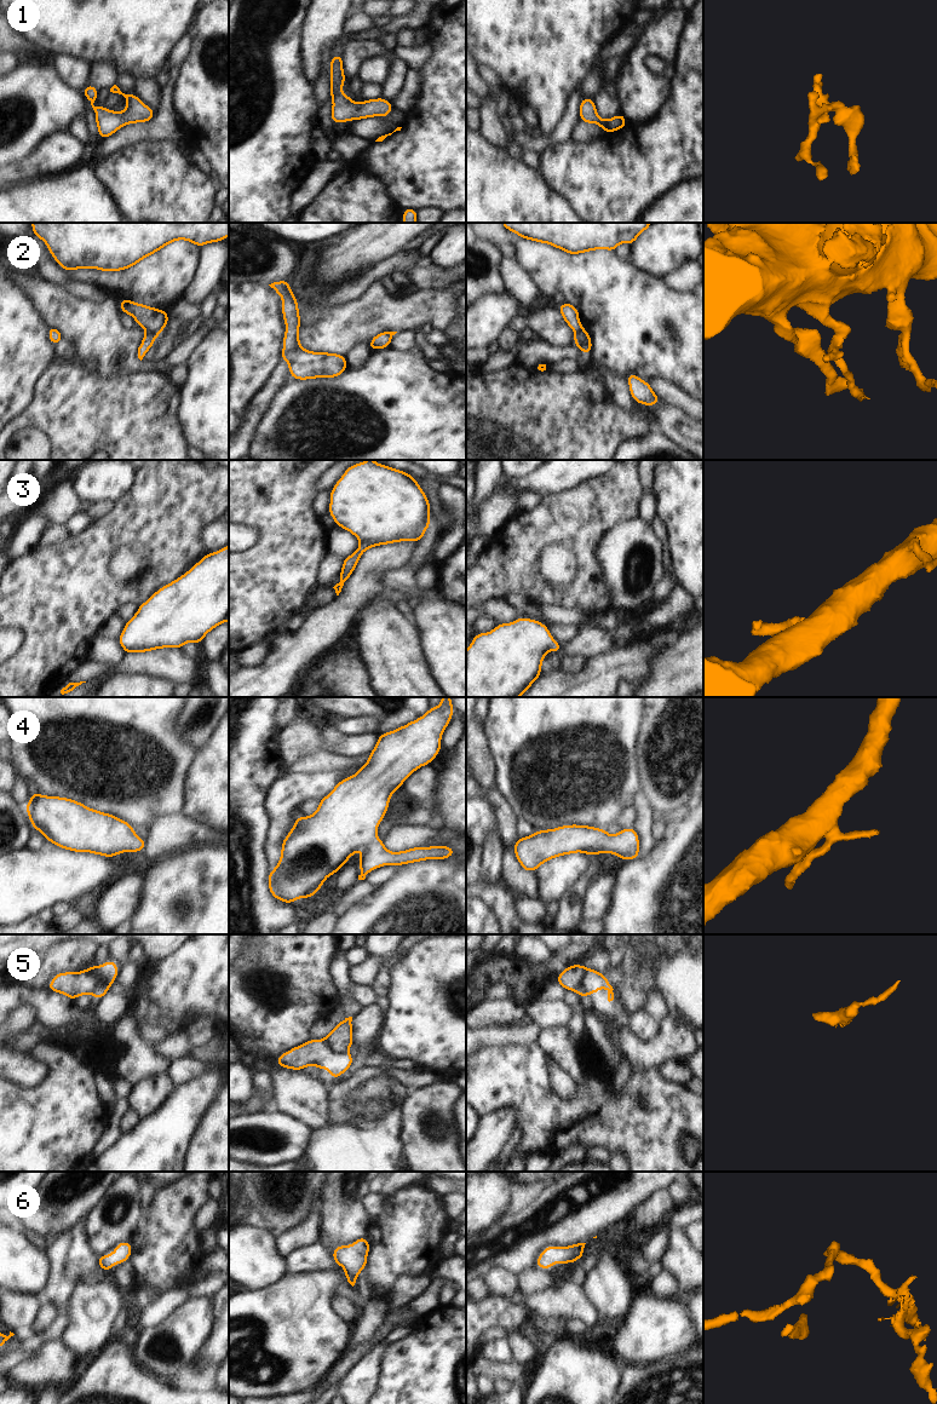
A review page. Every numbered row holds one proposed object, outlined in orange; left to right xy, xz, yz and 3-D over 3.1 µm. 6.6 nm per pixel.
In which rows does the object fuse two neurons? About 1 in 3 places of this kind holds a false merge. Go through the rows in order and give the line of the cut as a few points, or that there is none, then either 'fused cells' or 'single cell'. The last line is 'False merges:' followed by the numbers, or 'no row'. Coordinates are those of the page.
1: no cut | single cell
2: yz (582, 328), (575, 334) | fused cells
3: no cut | single cell
4: no cut | single cell
5: xz (323, 1040), (332, 1051), (337, 1053), (346, 1052) | fused cells
6: no cut | single cell
False merges: 2, 5

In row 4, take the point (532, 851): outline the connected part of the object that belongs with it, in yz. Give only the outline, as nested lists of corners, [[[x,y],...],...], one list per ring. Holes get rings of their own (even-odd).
[[[562,825],[556,829],[536,830],[533,835],[518,838],[515,855],[527,871],[535,871],[544,862],[563,855],[582,852],[597,856],[613,853],[623,862],[639,857],[639,839],[633,828],[609,835],[607,829],[588,825]]]

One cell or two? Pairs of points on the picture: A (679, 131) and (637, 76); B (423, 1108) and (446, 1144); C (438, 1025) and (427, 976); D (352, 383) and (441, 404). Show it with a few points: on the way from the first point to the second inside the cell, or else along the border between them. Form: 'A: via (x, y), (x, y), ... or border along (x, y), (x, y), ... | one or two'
A: border along (672, 86), (661, 110), (638, 124) | two
B: via (433, 1111), (441, 1122), (441, 1133) | one
C: via (438, 1013), (438, 991), (436, 988) | one
D: via (374, 398), (394, 398), (400, 404), (419, 404) | one

